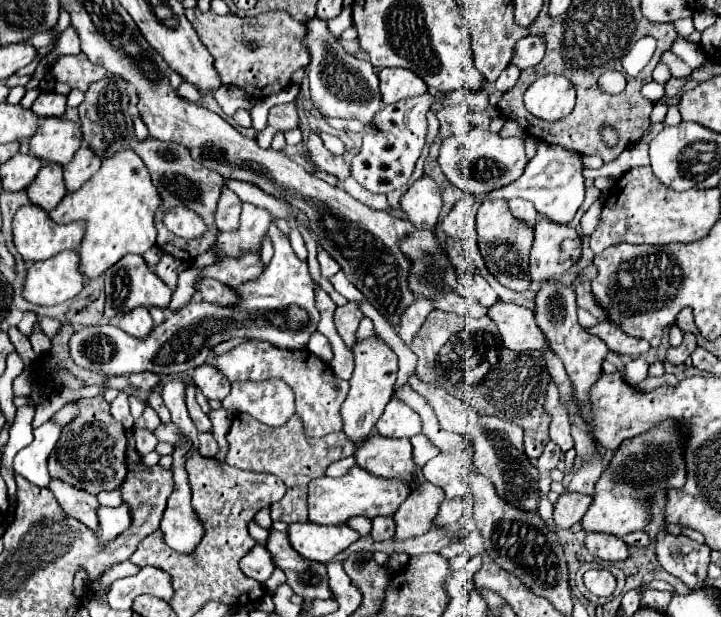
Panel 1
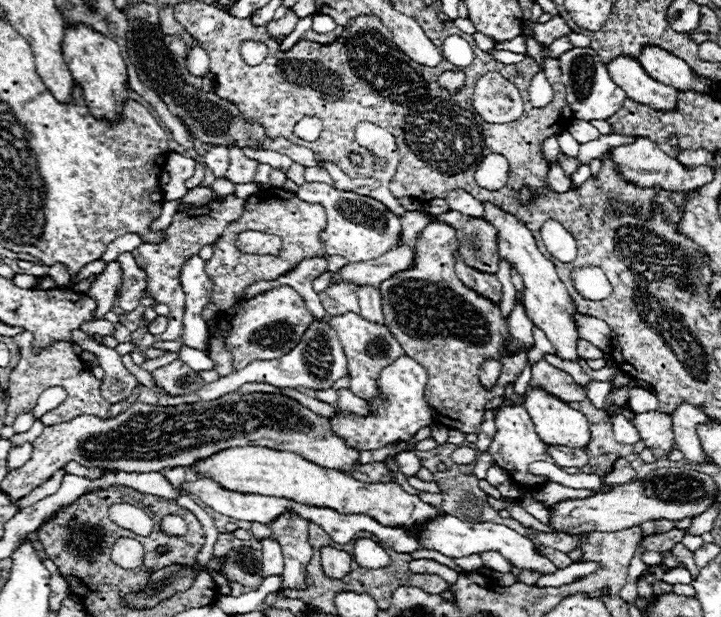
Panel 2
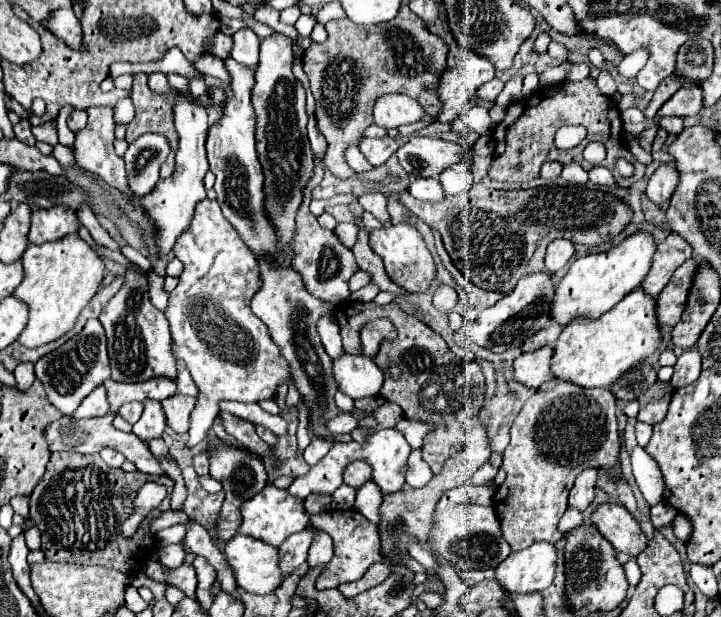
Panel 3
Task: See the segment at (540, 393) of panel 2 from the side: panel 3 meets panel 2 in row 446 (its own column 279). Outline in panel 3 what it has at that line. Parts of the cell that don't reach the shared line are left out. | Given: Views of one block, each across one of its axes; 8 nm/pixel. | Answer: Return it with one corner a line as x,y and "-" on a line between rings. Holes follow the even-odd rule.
236,534
226,542
224,554
238,588
250,594
266,594
280,586
278,548
244,534

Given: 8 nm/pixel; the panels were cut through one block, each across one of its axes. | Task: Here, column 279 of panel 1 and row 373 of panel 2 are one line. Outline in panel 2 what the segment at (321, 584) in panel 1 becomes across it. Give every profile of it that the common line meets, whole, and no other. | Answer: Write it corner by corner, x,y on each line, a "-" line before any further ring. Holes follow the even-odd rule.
540,360
532,368
530,388
544,388
548,394
560,398
562,402
582,400
582,386
578,386
570,374
550,366
546,360

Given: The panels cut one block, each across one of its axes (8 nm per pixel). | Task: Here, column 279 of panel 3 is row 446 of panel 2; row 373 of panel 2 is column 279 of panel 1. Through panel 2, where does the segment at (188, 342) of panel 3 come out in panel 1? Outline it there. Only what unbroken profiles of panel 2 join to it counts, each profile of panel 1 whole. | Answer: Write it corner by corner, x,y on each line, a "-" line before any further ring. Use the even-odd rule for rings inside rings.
266,380
266,382
232,382
230,394
222,400
222,406
236,414
246,412
268,426
282,426
294,414
294,394
288,384
280,380

